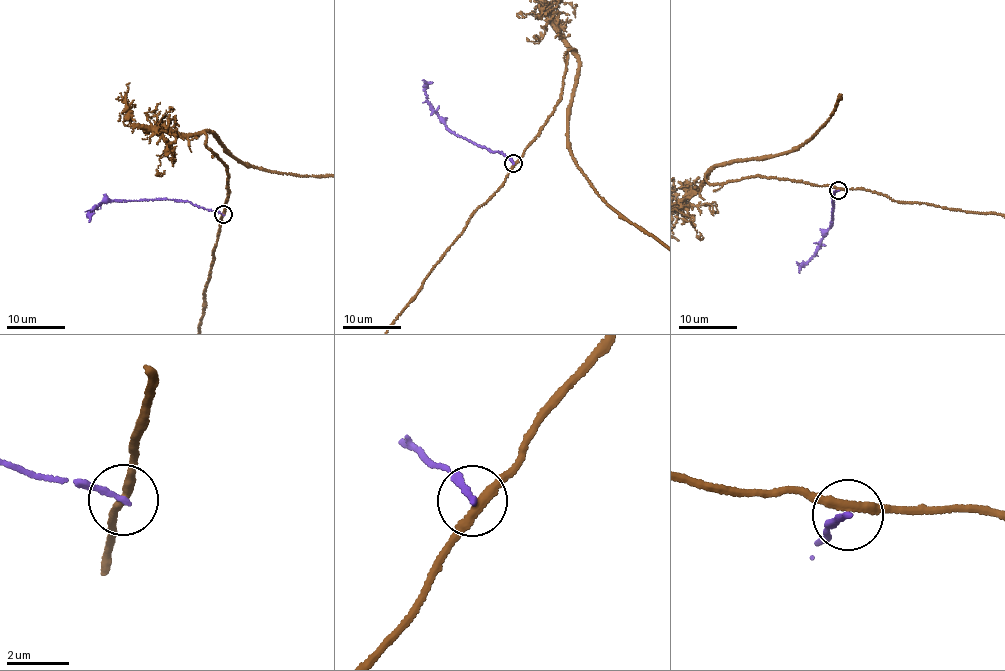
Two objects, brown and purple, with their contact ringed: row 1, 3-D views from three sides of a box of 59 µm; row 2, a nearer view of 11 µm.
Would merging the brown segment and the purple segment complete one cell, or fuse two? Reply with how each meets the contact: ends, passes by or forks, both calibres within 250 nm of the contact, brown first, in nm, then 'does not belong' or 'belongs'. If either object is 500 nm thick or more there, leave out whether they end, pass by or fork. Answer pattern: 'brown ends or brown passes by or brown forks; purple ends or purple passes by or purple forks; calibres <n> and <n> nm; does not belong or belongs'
brown passes by; purple ends; calibres 260 and 180 nm; does not belong

